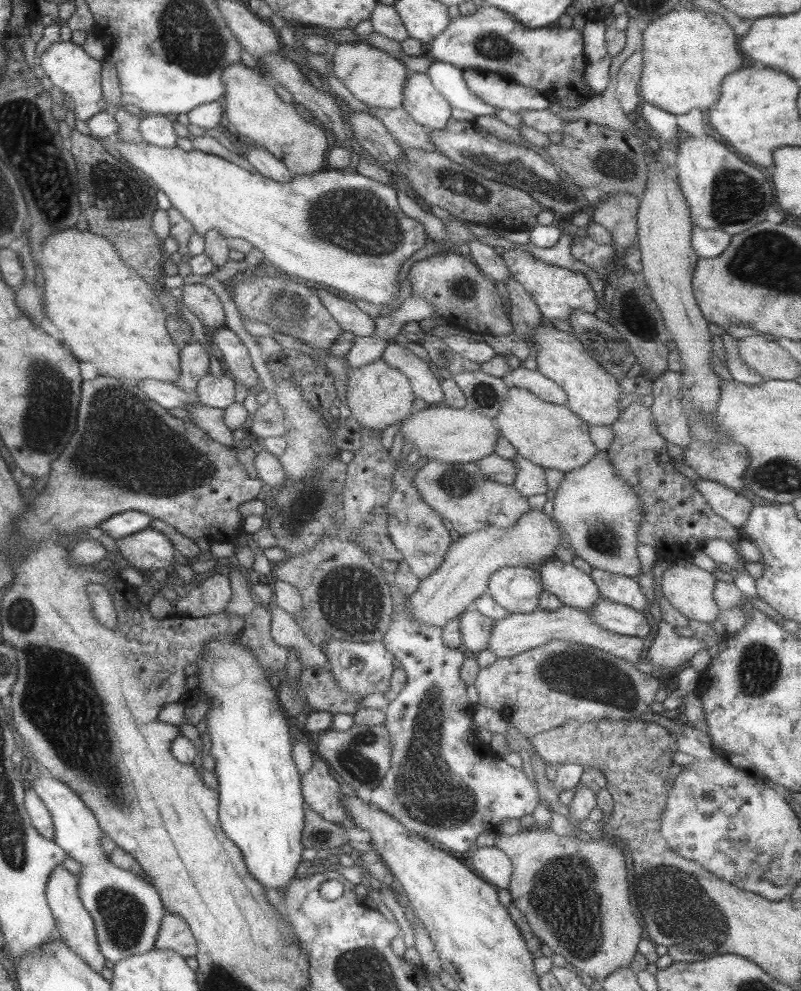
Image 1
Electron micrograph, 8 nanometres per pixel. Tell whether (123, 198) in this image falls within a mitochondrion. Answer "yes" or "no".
yes

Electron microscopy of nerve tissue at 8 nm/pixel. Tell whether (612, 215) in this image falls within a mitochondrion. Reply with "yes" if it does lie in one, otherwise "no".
no

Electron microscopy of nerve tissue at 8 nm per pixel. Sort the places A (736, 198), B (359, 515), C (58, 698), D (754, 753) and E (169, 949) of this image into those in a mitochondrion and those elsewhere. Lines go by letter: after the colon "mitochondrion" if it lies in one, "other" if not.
A: mitochondrion
B: other
C: mitochondrion
D: other
E: other

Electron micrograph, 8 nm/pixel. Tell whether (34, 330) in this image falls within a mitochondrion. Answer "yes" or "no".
no

